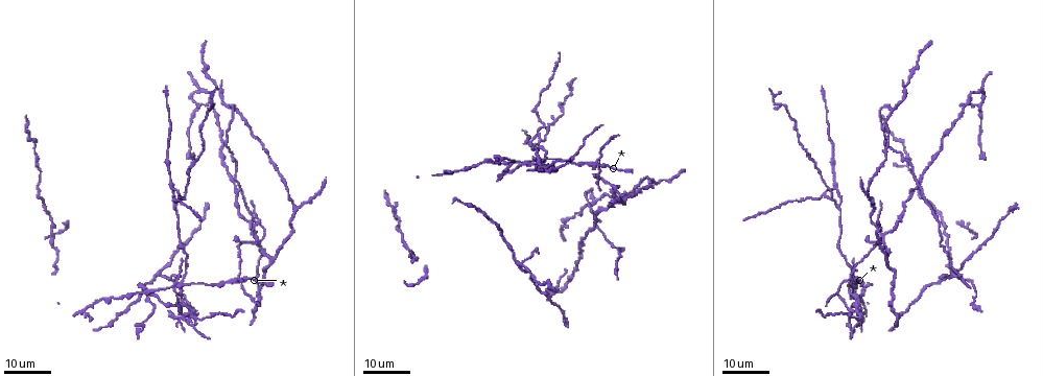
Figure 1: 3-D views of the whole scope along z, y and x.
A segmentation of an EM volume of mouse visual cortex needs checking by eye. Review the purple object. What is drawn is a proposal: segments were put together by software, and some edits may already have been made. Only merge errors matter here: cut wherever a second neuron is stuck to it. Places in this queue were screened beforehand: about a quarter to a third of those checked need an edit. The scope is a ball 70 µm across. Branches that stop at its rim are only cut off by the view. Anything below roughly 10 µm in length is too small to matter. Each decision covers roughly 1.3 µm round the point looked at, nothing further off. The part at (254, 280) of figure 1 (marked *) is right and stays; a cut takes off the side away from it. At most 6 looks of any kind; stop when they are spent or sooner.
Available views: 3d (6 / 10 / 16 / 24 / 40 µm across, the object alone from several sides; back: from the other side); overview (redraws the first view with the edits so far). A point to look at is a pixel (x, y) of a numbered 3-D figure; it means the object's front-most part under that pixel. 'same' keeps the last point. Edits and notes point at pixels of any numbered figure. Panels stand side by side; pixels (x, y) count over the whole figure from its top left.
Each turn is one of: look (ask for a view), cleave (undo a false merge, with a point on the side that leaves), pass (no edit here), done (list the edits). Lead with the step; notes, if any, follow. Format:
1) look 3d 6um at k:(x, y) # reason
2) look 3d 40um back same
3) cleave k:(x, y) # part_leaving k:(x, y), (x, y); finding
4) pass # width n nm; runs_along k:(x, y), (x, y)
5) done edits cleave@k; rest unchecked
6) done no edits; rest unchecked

look 3d 24um at 1:(595, 161) # four or more arms meet

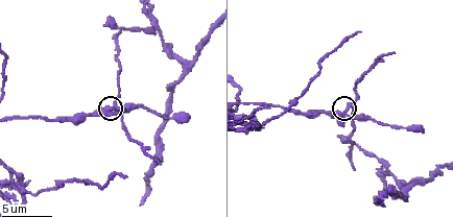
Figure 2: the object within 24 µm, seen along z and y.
look 3d 10um at 2:(111, 107)

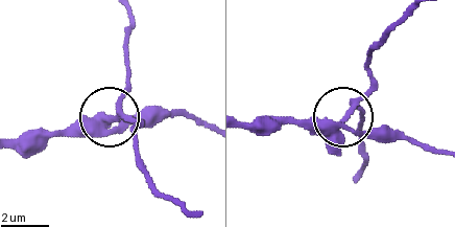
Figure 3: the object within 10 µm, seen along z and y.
cleave 3:(121, 112) # side_arm 107 um; arms 5; two neurons meet here

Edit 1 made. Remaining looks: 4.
look overview # see it whole again

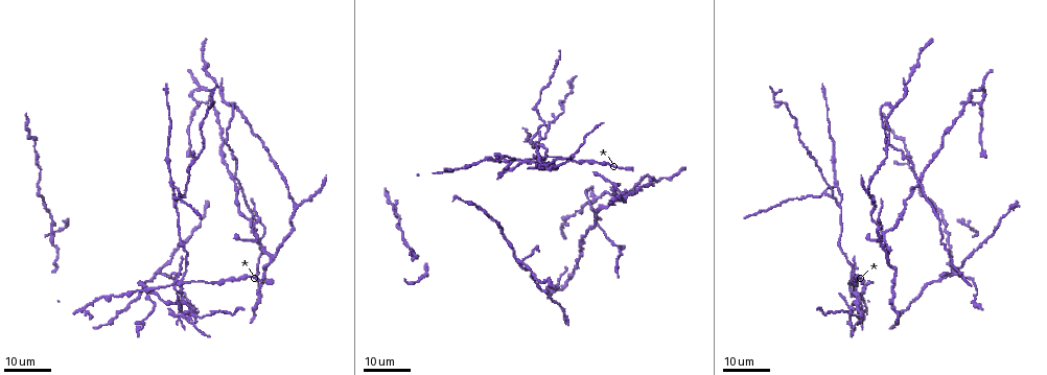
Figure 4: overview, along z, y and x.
look 3d 16um at 4:(177, 283) # four-way junction

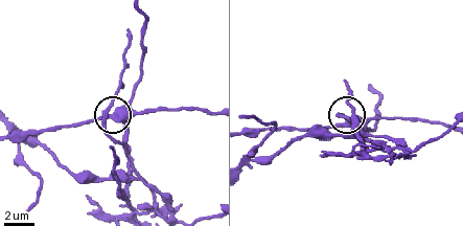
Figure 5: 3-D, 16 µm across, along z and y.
look 3d 10um at 5:(116, 112)

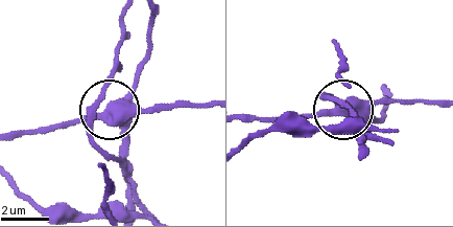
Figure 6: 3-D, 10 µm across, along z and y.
cleave 6:(128, 145) # side_arm 25 um; a second neuron is stuck on

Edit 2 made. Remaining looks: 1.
look 3d 16um at 2:(182, 60)

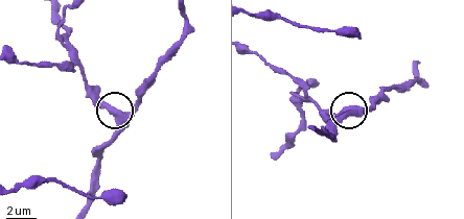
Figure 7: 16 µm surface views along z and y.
pass # continuous, no second neuron

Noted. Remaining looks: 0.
done edits cleave@3, cleave@6; rest unchecked

